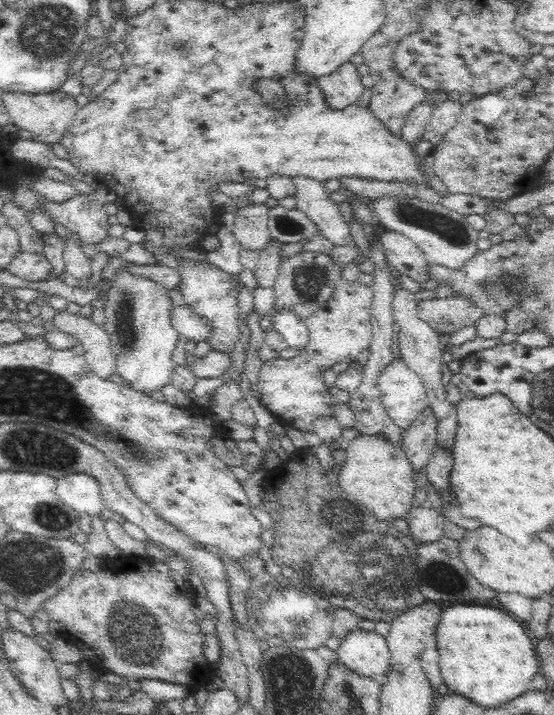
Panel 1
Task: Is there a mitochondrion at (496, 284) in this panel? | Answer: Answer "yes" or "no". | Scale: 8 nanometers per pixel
yes

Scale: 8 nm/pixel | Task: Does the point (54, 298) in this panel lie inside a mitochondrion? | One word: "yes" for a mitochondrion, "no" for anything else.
no

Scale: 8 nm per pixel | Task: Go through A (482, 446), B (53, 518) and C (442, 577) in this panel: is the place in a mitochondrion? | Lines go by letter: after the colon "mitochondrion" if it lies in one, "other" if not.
A: other
B: mitochondrion
C: mitochondrion

